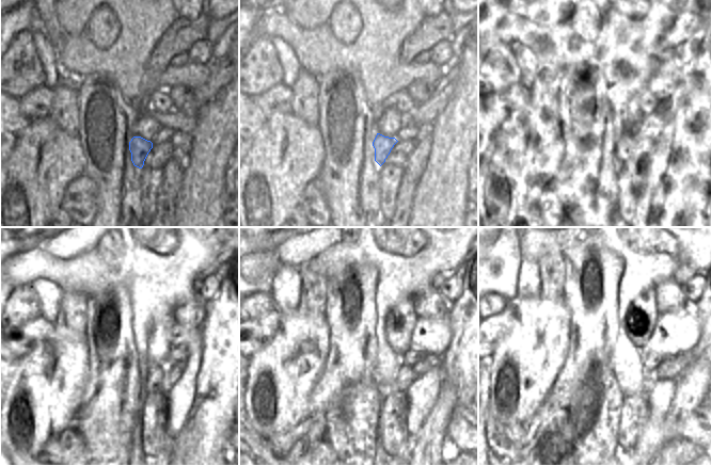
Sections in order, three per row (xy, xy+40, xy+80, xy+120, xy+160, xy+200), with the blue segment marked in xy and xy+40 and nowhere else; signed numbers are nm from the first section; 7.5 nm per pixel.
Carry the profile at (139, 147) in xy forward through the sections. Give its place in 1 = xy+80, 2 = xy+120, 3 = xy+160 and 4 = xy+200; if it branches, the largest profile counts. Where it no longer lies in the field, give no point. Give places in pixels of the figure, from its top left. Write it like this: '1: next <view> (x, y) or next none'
1: next xy+80 (625, 141)
2: next xy+120 (152, 380)
3: next xy+160 (406, 376)
4: next xy+200 (650, 378)

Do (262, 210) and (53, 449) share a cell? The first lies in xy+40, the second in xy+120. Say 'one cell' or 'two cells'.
two cells

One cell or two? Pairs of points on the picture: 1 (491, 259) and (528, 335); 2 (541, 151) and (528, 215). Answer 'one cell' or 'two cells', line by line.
1: two cells
2: two cells

